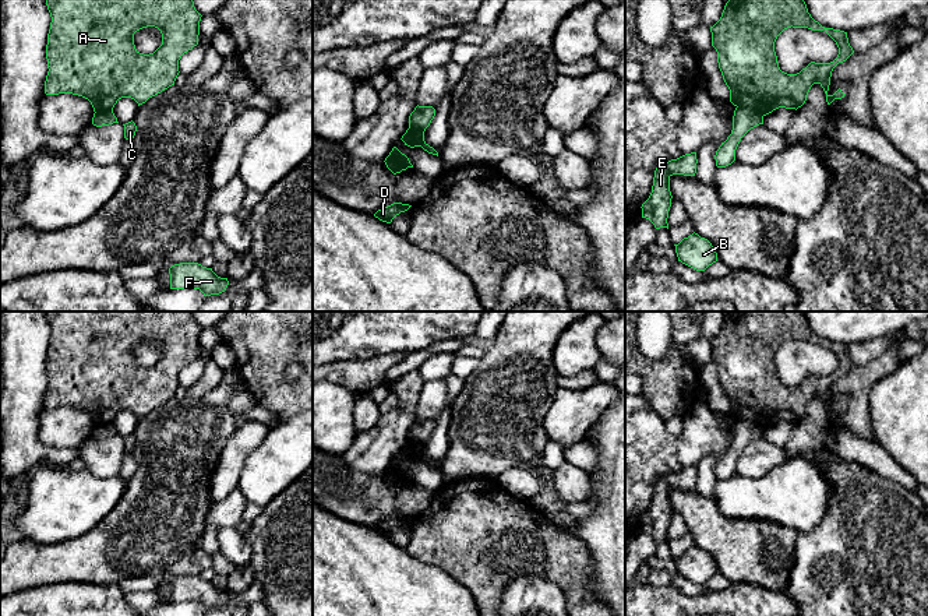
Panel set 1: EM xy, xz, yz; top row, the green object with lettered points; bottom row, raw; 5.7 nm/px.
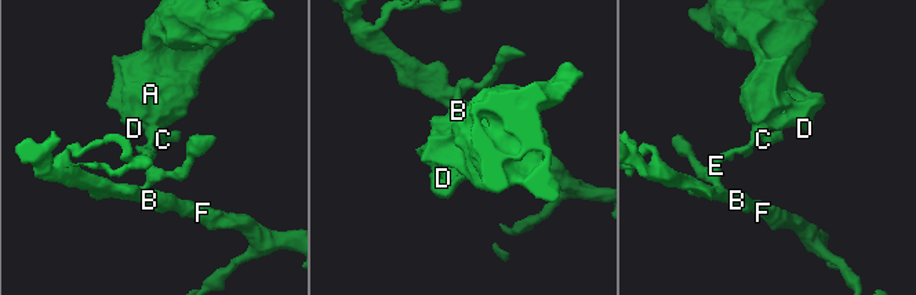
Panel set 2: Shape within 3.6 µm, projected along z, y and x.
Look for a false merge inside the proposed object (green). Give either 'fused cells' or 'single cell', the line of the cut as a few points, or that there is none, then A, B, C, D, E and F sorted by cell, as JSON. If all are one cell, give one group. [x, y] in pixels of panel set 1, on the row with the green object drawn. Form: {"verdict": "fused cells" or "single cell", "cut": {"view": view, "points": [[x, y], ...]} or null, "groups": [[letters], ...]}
{"verdict": "fused cells", "cut": {"view": "yz", "points": [[737, 105], [752, 108], [762, 116]]}, "groups": [["A", "D"], ["B", "C", "E", "F"]]}

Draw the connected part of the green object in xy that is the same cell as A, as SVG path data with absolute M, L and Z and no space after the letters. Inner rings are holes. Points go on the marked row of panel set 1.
M46 0L52 17L47 34L46 95L73 94L88 99L93 112L113 110L121 98L134 99L138 106L149 98L174 85L179 75L179 60L198 45L201 14L193 0ZM155 27L162 34L162 45L149 54L140 53L134 34Z

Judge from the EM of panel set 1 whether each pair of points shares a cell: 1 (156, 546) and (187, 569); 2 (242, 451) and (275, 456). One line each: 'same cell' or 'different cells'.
1: different cells
2: different cells

